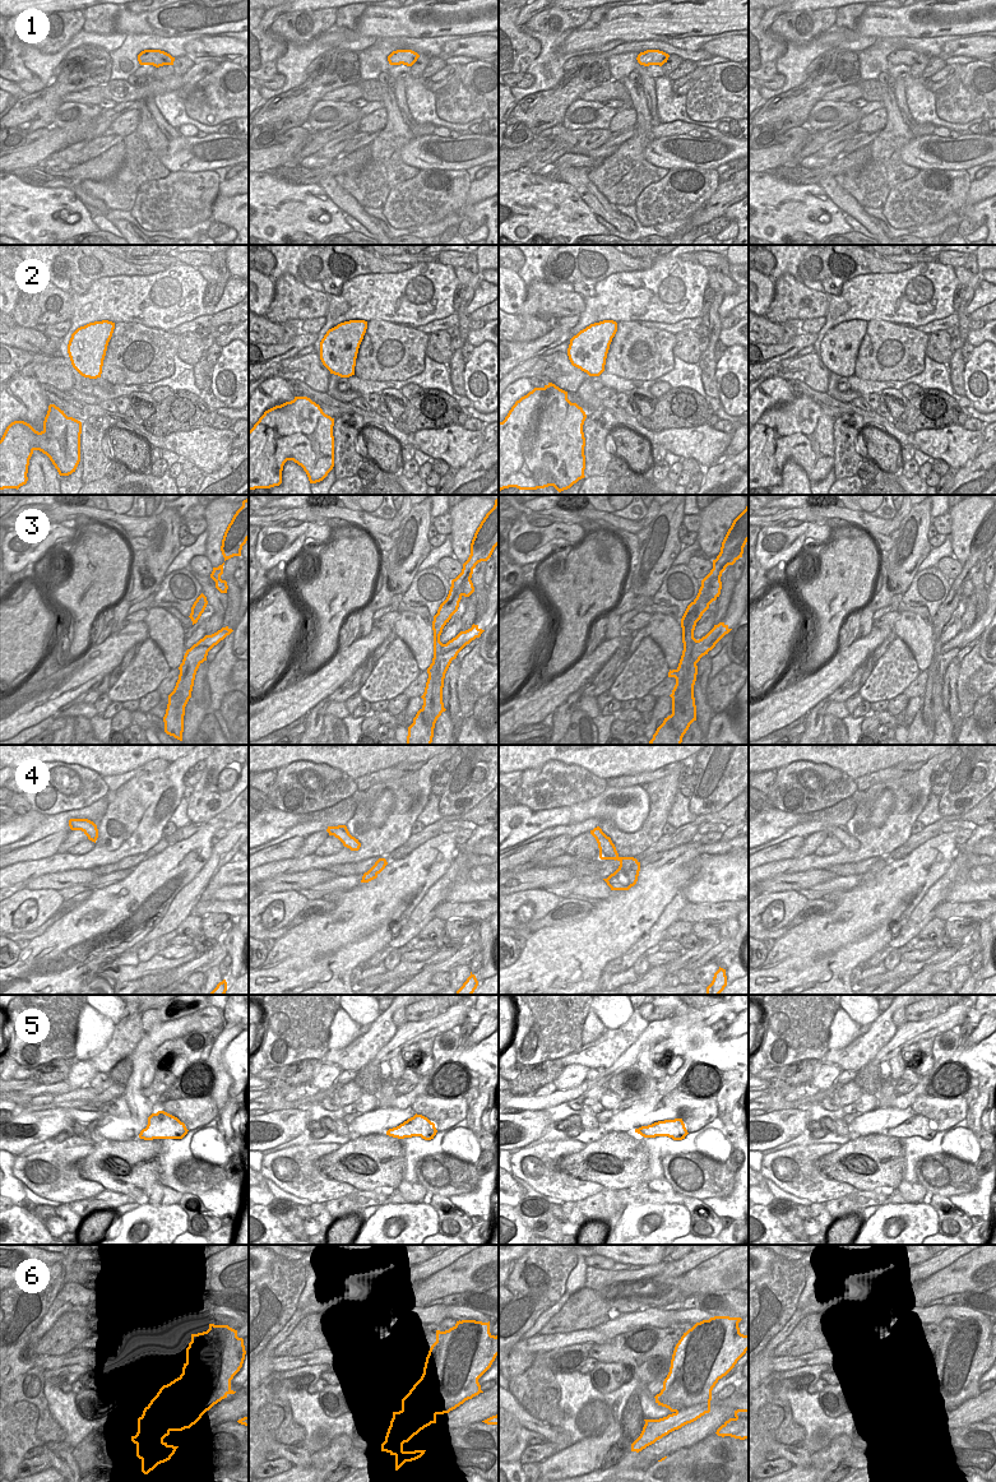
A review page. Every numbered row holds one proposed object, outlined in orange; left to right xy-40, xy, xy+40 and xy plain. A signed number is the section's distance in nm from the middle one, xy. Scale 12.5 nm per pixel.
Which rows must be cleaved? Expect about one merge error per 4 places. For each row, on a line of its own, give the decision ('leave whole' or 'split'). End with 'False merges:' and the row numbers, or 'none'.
1: leave whole
2: leave whole
3: split
4: leave whole
5: leave whole
6: split
False merges: 3, 6

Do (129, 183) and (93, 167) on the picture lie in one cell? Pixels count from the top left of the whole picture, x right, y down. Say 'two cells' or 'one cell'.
two cells

